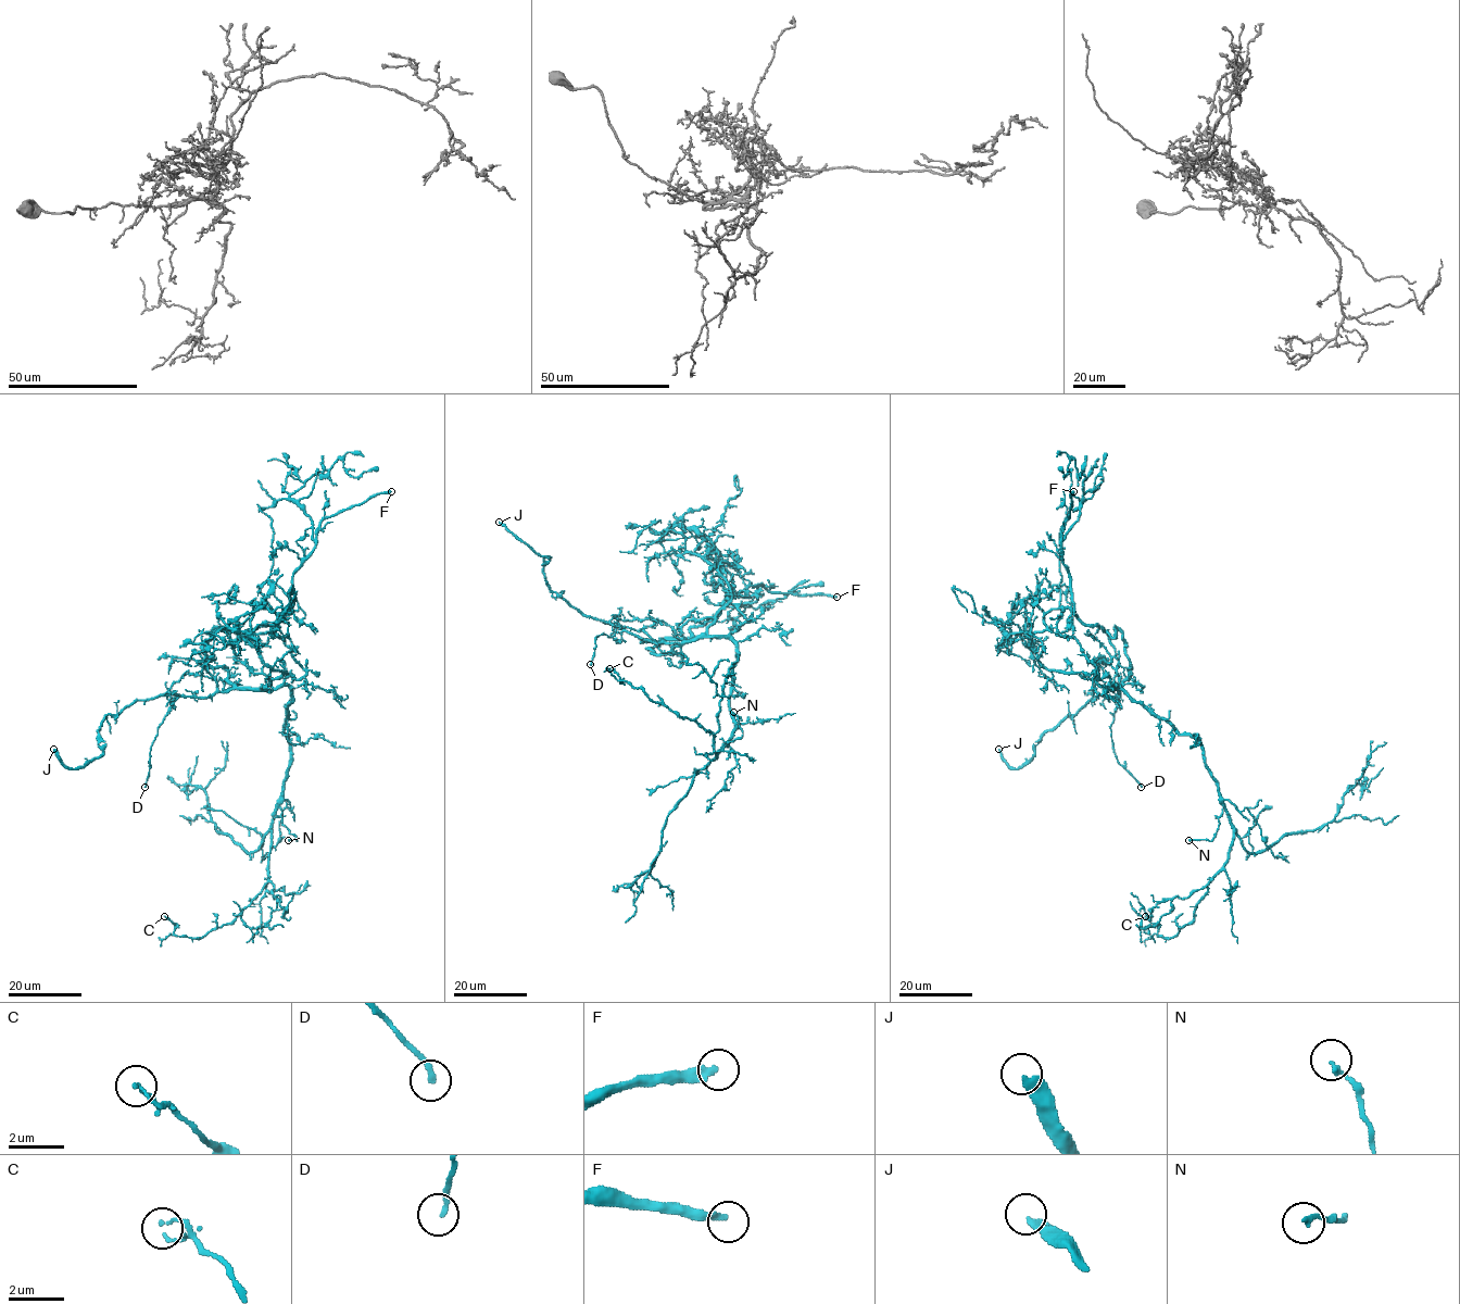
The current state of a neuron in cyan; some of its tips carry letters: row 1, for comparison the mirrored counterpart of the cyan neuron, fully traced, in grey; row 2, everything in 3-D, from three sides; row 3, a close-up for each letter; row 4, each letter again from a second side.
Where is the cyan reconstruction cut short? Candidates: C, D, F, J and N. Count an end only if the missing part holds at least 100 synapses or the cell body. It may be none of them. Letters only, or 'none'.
F, J

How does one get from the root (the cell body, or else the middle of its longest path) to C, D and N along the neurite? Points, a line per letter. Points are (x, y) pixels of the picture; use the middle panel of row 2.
C: (737, 648), (730, 697), (737, 727), (717, 756), (709, 730), (619, 681), (609, 668)
D: (737, 648), (731, 640), (721, 637), (655, 643), (622, 631), (621, 641), (604, 634), (598, 636), (590, 664)
N: (737, 648), (730, 697), (730, 714), (737, 727), (725, 747), (727, 741), (740, 739), (743, 735), (733, 712)

